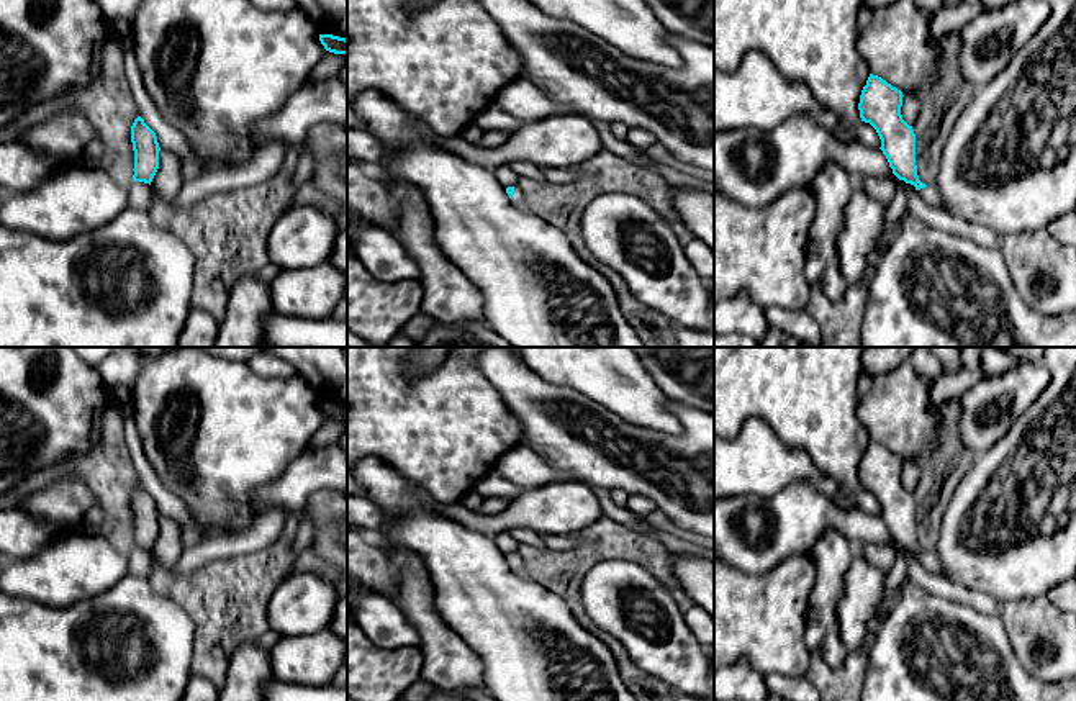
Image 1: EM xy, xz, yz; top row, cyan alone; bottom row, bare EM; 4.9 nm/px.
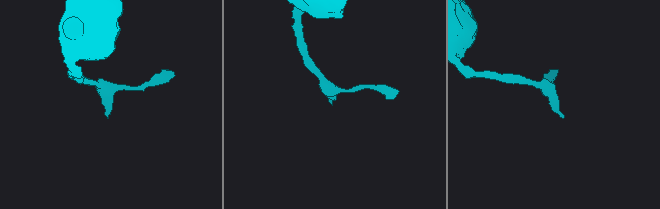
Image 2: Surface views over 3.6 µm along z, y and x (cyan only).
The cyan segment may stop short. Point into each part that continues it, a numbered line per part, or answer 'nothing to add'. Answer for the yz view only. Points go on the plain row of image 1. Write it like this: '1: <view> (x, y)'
1: yz (931, 560)

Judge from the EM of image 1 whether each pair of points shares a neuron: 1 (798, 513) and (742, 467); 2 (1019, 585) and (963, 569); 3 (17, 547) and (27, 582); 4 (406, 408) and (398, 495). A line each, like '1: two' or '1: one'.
1: two
2: one
3: two
4: two

